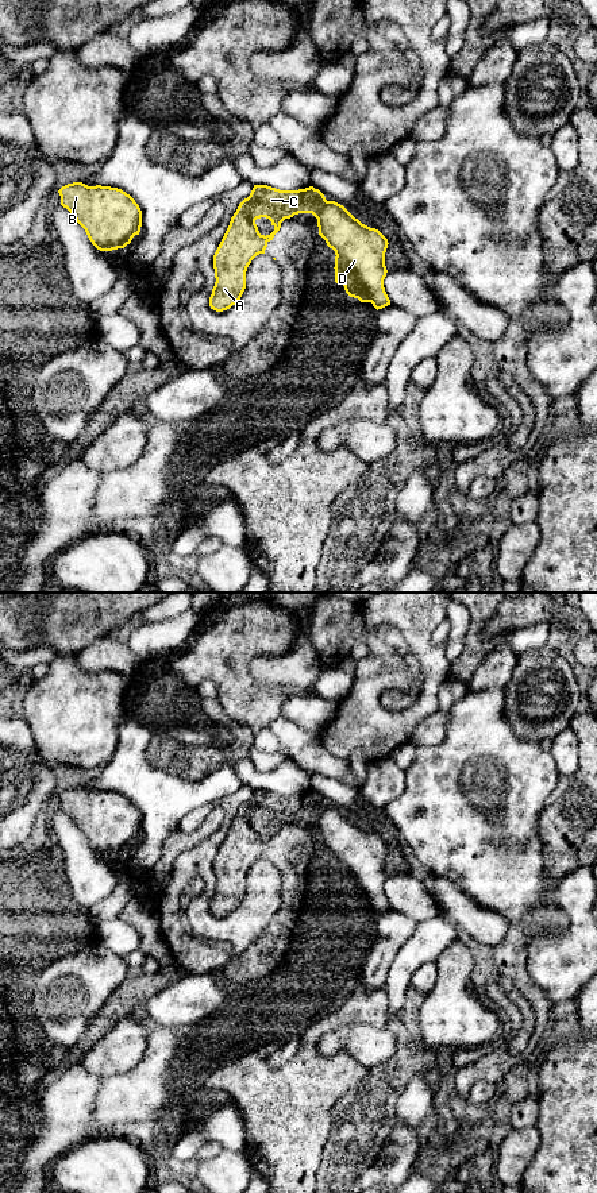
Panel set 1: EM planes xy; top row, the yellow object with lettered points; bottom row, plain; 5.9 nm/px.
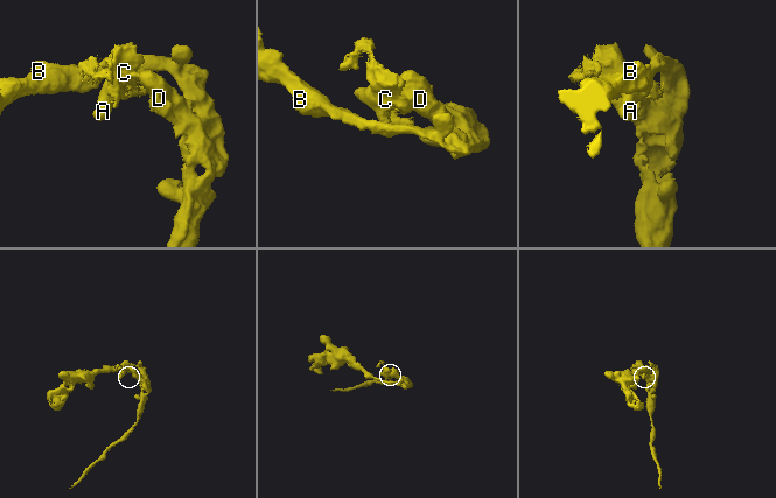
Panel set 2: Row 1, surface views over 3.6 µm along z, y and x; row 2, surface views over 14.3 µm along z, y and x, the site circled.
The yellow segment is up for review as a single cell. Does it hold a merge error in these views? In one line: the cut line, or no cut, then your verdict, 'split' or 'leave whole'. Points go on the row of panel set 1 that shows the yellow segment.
cut xy (328, 201), (316, 217); split

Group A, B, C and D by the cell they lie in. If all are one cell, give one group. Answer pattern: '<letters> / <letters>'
A C / B D

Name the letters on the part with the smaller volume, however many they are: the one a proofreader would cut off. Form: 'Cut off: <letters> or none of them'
Cut off: A, C

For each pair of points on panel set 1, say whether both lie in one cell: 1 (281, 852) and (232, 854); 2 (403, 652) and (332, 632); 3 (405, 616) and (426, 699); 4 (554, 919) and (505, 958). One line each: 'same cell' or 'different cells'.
1: same cell
2: same cell
3: same cell
4: same cell

